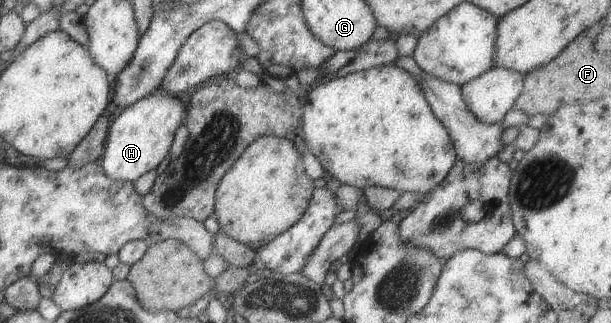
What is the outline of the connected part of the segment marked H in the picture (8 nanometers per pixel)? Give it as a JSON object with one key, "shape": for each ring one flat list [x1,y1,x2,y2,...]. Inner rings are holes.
{"shape":[[162,89,155,90,128,108,124,108,108,127,103,154,98,161,104,174,113,180,133,183,142,174,154,170,169,154,169,148,175,143,176,130,183,124,185,116,186,103,180,101,176,95,168,94,166,90]]}

